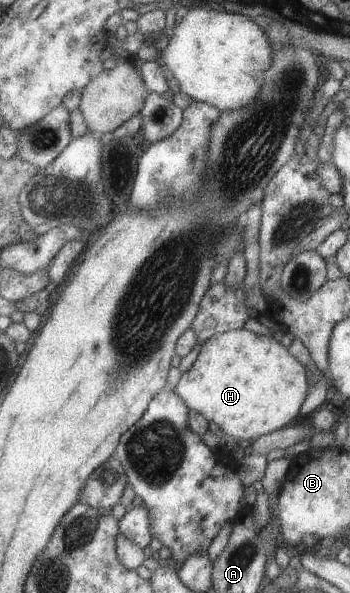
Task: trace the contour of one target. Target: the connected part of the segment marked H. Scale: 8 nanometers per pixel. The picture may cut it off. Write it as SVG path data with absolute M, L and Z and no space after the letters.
M243 328L225 331L201 342L195 362L187 371L181 372L179 382L171 390L188 410L217 425L224 436L234 440L255 440L290 425L299 416L299 407L307 394L307 373L305 367L288 351L271 336L256 335Z

